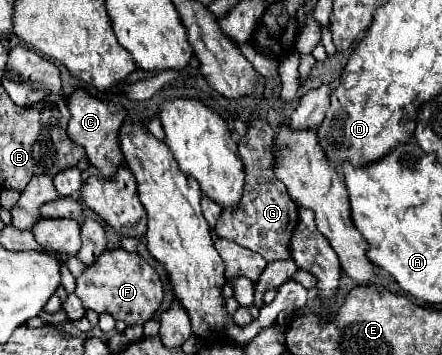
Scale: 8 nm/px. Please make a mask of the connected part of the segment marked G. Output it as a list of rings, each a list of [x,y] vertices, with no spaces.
[[[248,121],[248,135],[238,143],[240,159],[246,169],[246,187],[240,207],[224,209],[220,223],[216,223],[216,235],[230,239],[250,251],[260,253],[268,263],[278,259],[290,259],[286,243],[298,223],[298,207],[288,197],[286,187],[274,175],[274,129],[266,121]]]

